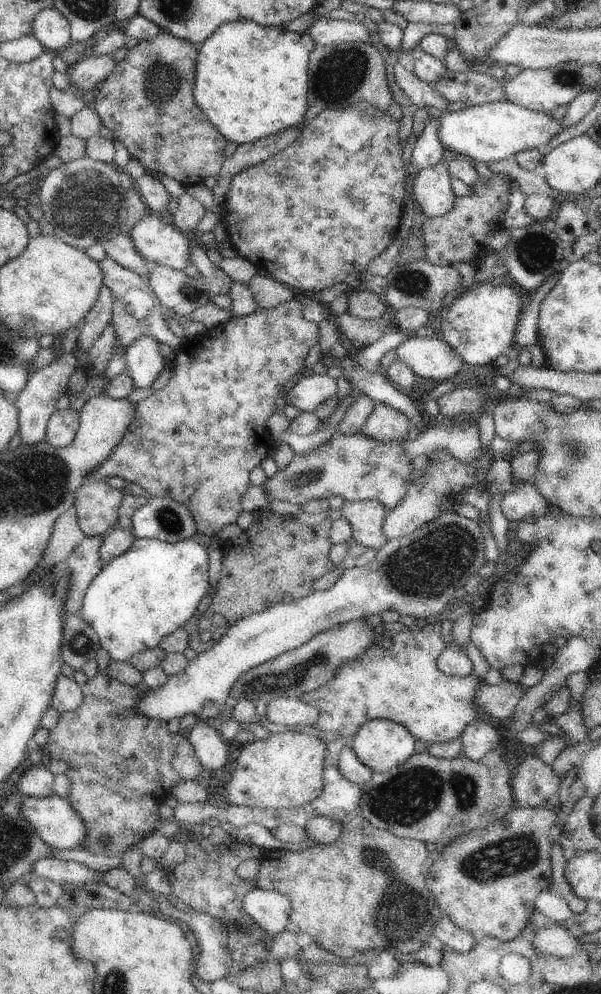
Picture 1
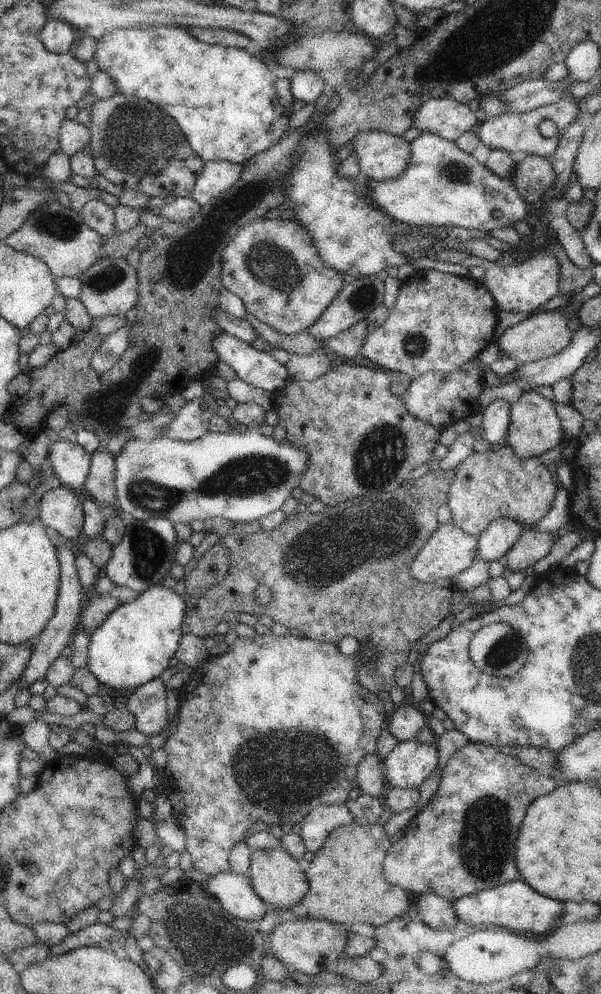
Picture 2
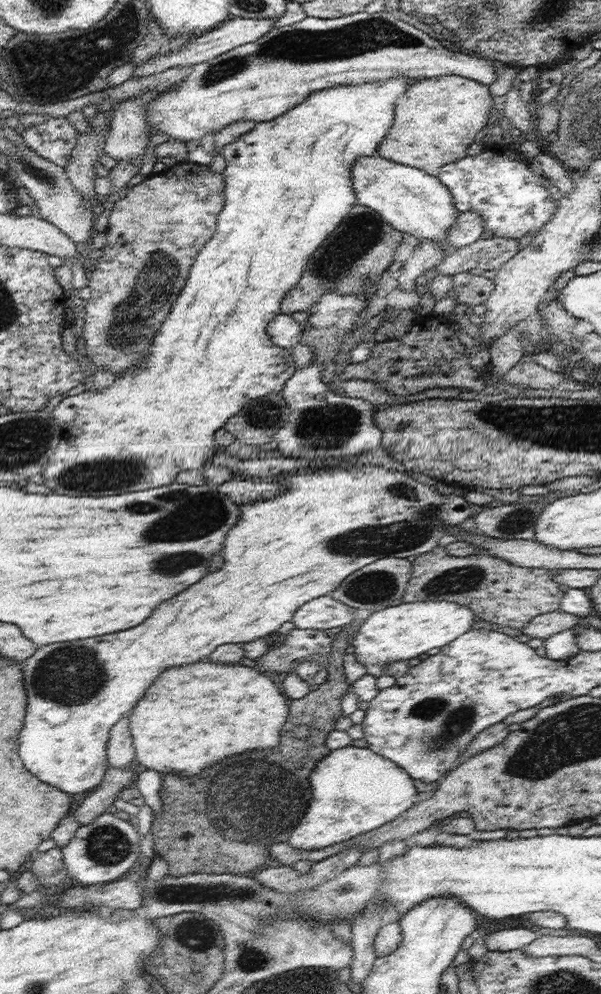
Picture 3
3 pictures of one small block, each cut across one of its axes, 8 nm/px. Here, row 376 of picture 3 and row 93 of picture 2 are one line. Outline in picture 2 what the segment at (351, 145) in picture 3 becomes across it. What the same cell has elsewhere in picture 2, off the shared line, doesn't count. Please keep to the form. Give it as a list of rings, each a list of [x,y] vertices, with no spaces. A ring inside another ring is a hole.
[[[148,27],[141,28],[113,28],[110,32],[104,33],[97,39],[96,51],[93,55],[94,62],[98,64],[98,71],[106,71],[111,76],[111,79],[116,82],[118,92],[120,94],[130,94],[130,96],[138,96],[144,98],[152,104],[156,104],[158,108],[162,108],[164,112],[168,112],[176,124],[180,126],[180,130],[184,130],[184,136],[192,150],[205,161],[232,161],[233,163],[244,164],[248,160],[253,159],[254,156],[261,152],[267,151],[272,148],[280,139],[281,136],[287,131],[290,120],[290,105],[295,98],[290,92],[289,86],[290,79],[280,78],[274,72],[268,70],[262,60],[255,57],[255,54],[250,54],[248,51],[235,49],[232,47],[223,47],[220,45],[209,45],[199,40],[196,40],[184,27]]]

